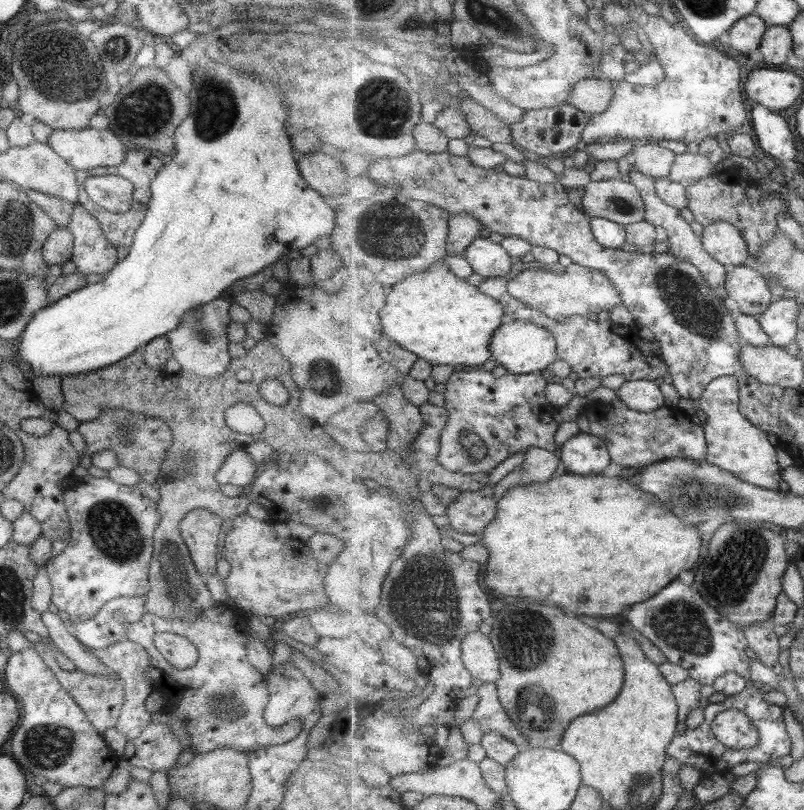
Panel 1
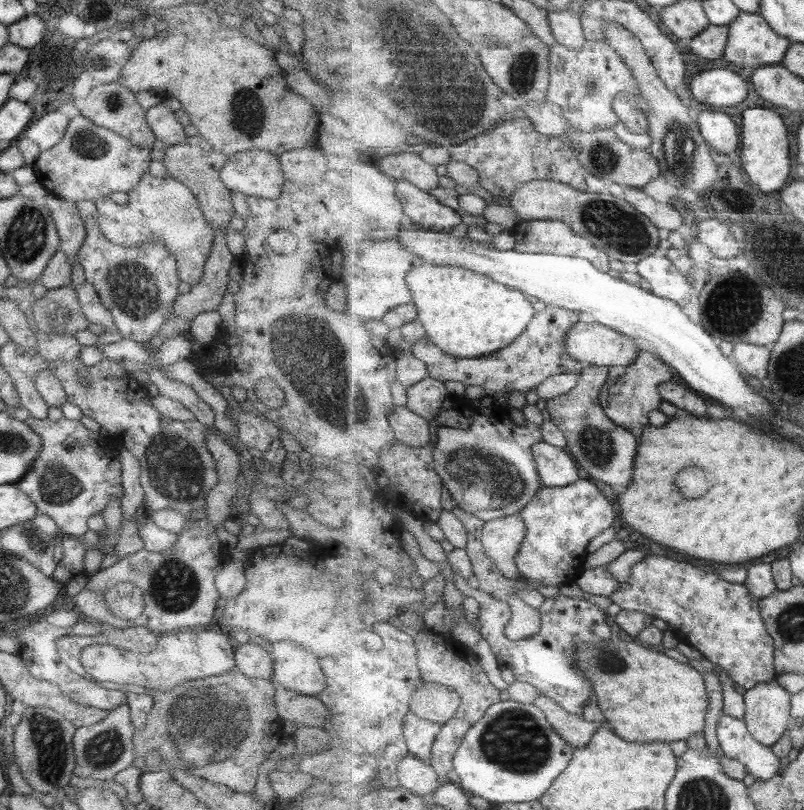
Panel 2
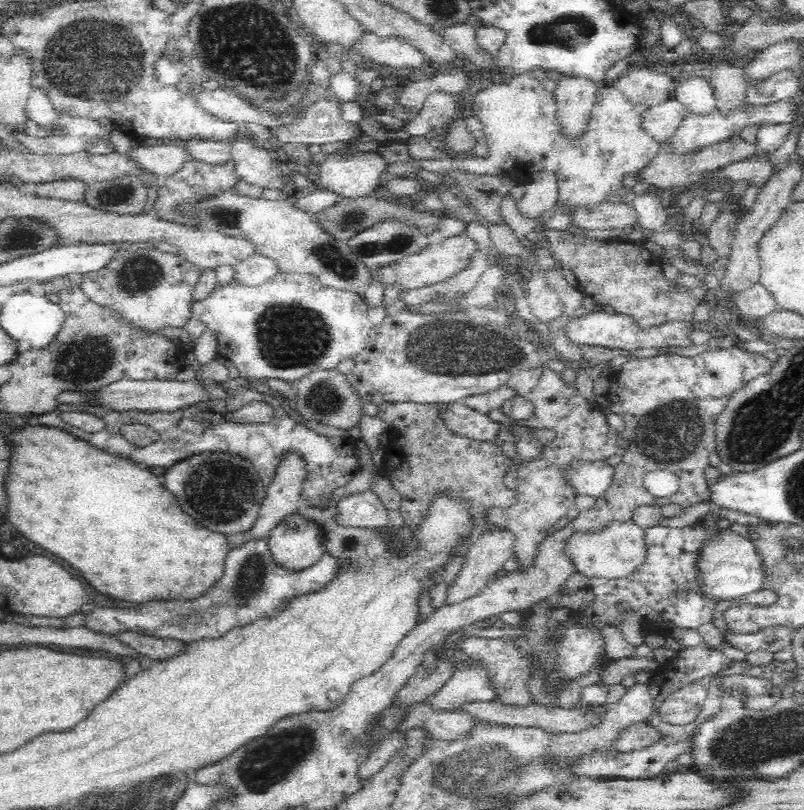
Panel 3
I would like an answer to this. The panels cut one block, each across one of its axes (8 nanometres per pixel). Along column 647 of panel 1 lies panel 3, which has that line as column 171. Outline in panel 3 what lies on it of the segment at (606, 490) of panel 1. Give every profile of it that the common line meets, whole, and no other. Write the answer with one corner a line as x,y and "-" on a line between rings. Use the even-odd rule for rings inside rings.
28,424
9,436
9,440
13,442
13,454
10,456
9,469
6,473
5,494
9,500
7,504
7,519
18,528
18,532
22,532
28,540
42,544
44,550
50,550
52,554
56,552
56,556
64,558
68,564
72,564
80,575
84,576
98,592
104,592
108,596
126,600
126,602
150,602
150,600
194,600
198,596
202,596
206,590
214,588
216,584
220,584
223,576
223,566
225,558
230,552
227,536
221,532
214,530
206,530
204,526
198,526
188,514
184,514
178,506
178,500
172,492
168,492
160,477
145,470
144,466
140,466
129,459
118,457
107,453
102,449
92,446
85,440
80,440
66,431
57,428
41,426
40,424

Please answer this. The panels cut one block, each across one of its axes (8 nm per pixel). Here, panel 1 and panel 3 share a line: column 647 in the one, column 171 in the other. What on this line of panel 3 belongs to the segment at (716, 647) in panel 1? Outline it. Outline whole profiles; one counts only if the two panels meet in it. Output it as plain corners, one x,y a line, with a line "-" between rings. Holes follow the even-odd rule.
248,538
237,547
231,548
225,558
223,566
223,576
220,584
216,584
214,588
210,588
204,596
192,600
192,602
184,602
184,600
154,600
148,604
142,604
140,608
132,608
132,610
114,610
114,608
94,608
85,616
85,628
93,630
104,635
114,634
114,632
124,632
124,630
141,630
152,636
160,638
175,638
182,643
192,643
198,641
198,638
218,638
224,636
228,630
239,625
246,625
260,619
261,617
274,617
277,611
284,607
292,598
306,595
321,590
333,580
334,572
338,570
340,563
330,556
326,551
316,564
310,565
302,570
290,570
280,566
271,555
267,539
264,538

